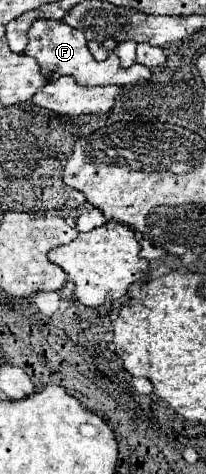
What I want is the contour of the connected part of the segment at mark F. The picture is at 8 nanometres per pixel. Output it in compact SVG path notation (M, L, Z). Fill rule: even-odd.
M38 19L32 29L28 29L28 45L24 49L24 55L34 57L42 69L42 75L48 81L56 81L58 77L70 75L76 79L78 85L130 85L142 79L148 79L152 73L148 67L144 65L130 65L130 67L120 67L119 59L114 53L108 55L108 59L104 63L96 61L92 57L92 53L86 47L86 37L82 37L82 33L78 33L78 29L70 27L70 25L62 25L60 21L46 21L46 19Z

